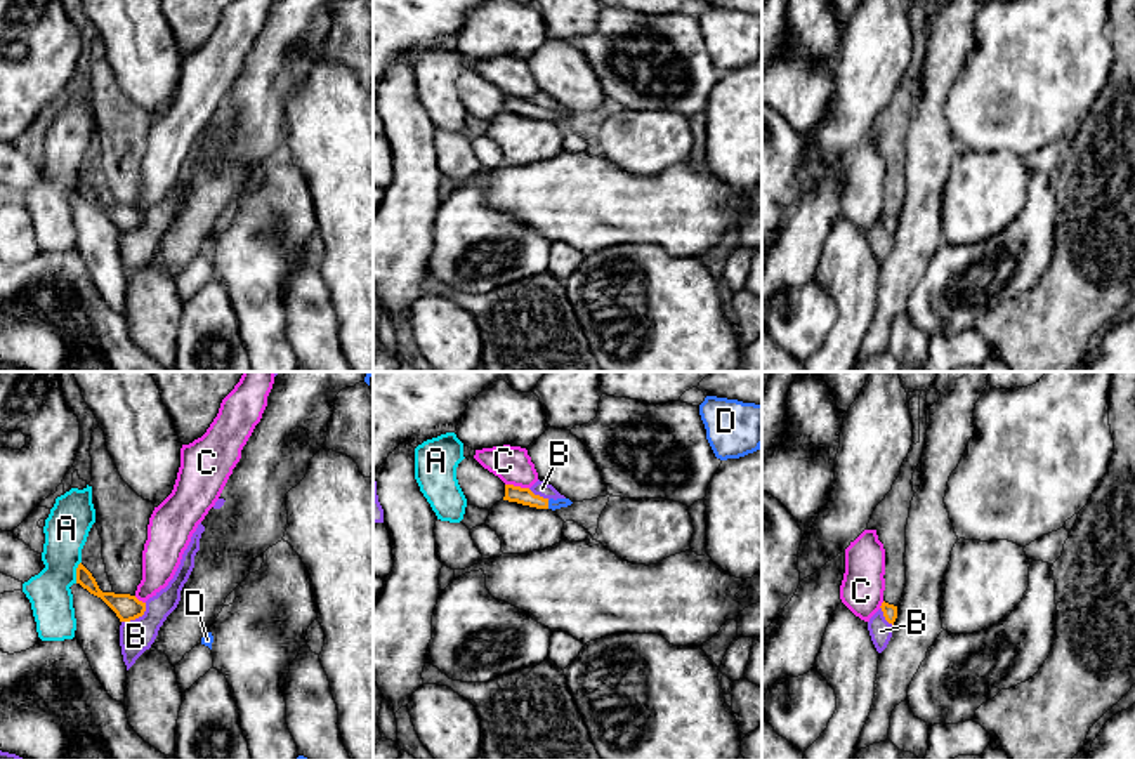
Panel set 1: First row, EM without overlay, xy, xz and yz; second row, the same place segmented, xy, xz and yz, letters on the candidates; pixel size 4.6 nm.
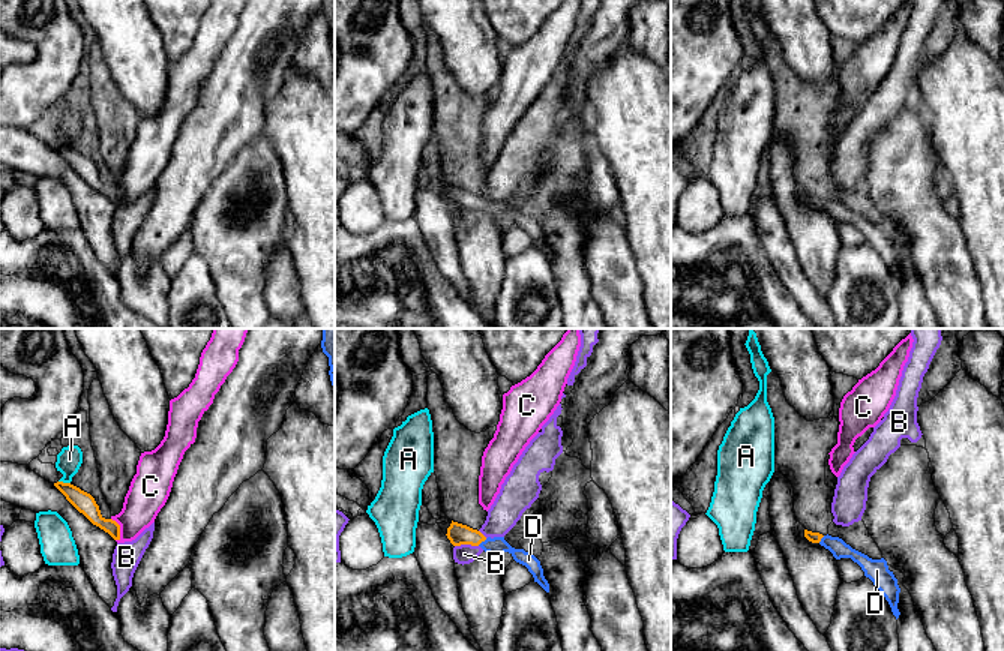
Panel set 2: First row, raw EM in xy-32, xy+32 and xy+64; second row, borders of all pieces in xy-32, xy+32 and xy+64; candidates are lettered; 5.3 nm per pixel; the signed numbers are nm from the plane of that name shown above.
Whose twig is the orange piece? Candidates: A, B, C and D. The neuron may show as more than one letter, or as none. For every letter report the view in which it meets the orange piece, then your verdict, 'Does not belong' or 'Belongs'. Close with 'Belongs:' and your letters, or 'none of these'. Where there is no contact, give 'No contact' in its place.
A: Touches orange in xy. Does not belong
B: Touches orange in xy. Does not belong
C: Touches orange in xz. Does not belong
D: Touches orange in xz. Belongs
Belongs: D

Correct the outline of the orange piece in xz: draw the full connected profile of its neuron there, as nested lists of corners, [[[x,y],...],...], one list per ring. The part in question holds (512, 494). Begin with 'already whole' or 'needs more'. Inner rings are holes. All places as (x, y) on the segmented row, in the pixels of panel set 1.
needs more; [[[505,485],[505,497],[503,500],[508,502],[517,502],[522,505],[529,505],[529,507],[536,507],[536,509],[561,509],[561,507],[568,507],[573,502],[569,498],[543,498],[540,495],[535,495],[529,488],[521,488],[521,486],[514,486],[514,485]]]

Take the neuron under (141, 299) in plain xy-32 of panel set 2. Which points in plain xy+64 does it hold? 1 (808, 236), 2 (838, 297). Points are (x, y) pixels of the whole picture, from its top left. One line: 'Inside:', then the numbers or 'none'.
Inside: 1

